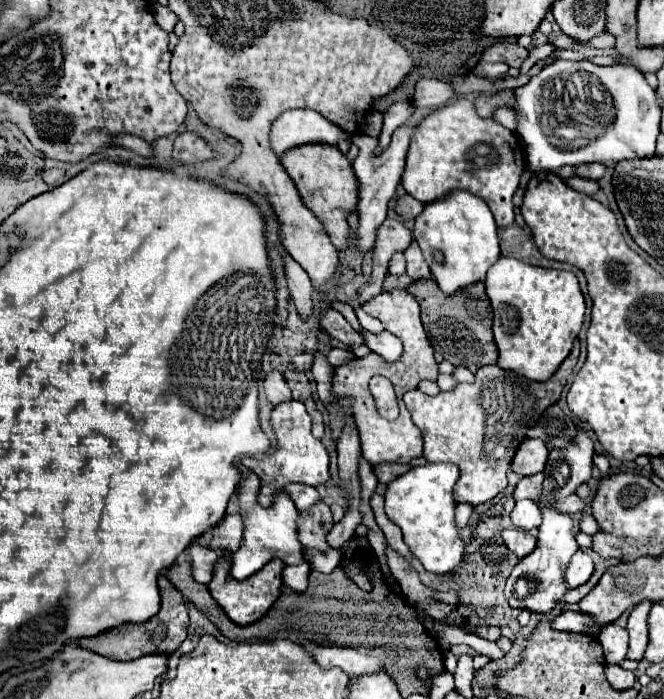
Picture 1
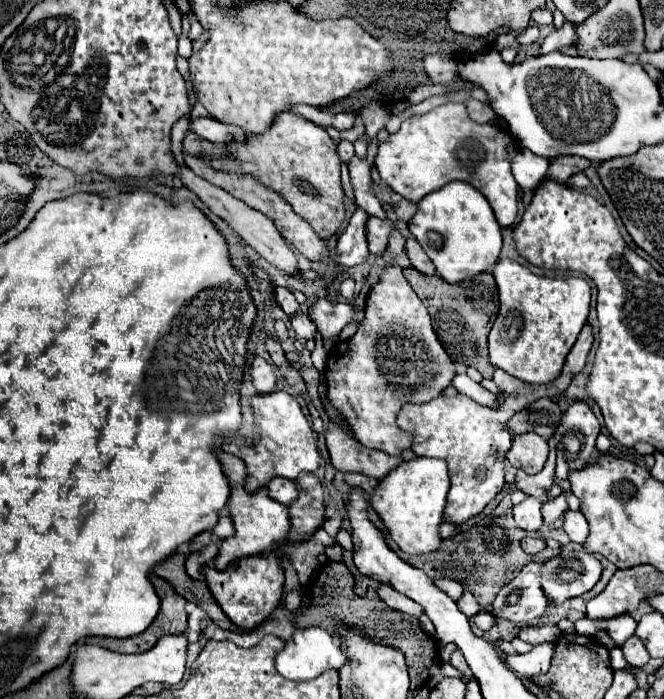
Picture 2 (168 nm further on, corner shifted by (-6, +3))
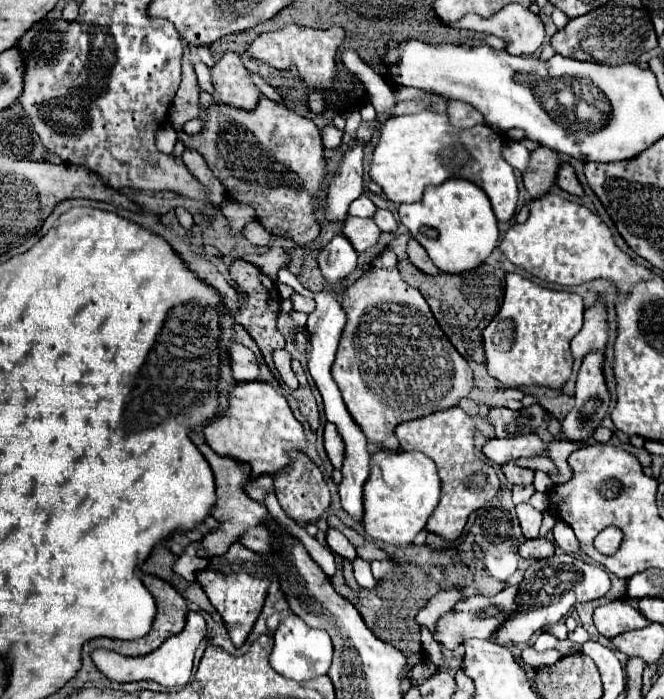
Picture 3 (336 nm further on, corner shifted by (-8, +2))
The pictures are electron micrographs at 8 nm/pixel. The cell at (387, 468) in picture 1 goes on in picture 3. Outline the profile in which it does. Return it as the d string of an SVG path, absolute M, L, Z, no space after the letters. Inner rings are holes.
M327 422L323 436L325 436L325 450L327 450L327 456L329 456L331 464L335 468L341 468L343 458L345 458L345 446L343 446L343 440L341 440L337 428Z

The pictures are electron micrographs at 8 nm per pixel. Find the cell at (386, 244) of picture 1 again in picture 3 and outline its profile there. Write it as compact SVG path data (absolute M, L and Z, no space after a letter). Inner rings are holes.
M347 216L347 220L343 222L343 228L341 228L341 234L351 242L351 246L355 246L357 252L363 252L379 240L381 230L377 228L377 224L371 218Z

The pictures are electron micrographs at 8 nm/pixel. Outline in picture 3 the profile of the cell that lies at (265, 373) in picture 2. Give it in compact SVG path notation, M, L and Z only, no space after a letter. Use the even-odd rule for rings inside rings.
M229 344L229 358L231 358L231 370L233 370L233 378L237 382L251 382L251 380L259 380L259 366L255 360L255 354L245 348L243 344Z

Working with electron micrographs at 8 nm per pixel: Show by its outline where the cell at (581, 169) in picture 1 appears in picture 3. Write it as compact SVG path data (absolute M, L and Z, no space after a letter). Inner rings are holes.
M539 146L531 152L529 166L523 172L523 184L533 198L539 198L549 192L549 188L555 184L559 164L559 156L545 146Z

